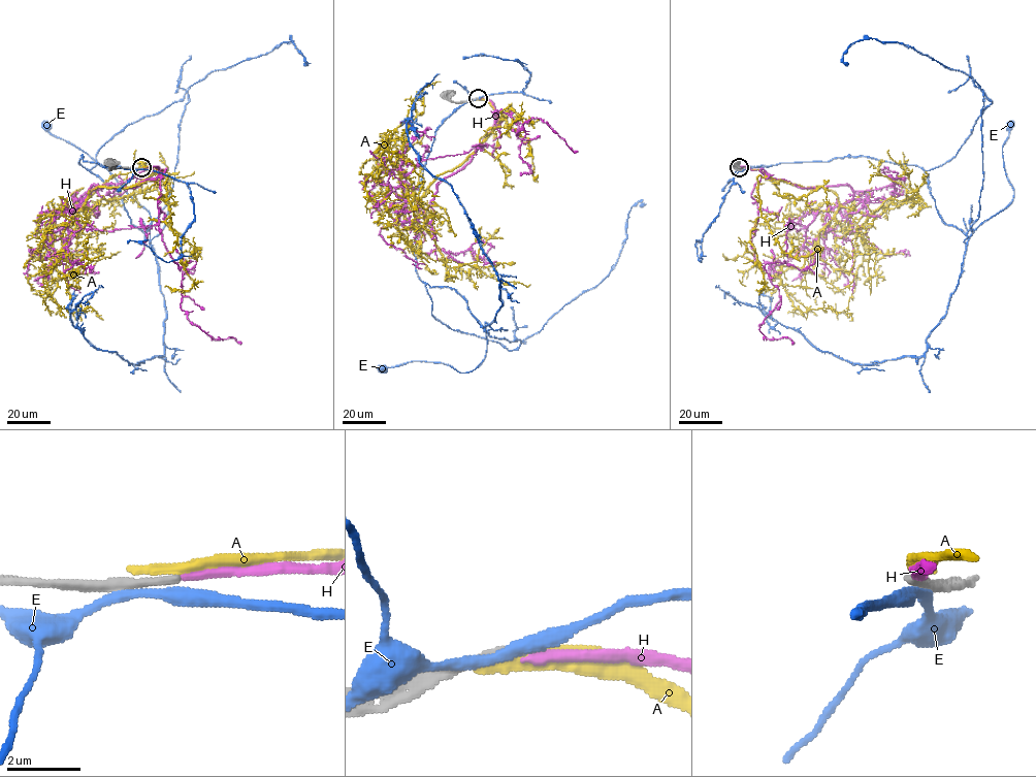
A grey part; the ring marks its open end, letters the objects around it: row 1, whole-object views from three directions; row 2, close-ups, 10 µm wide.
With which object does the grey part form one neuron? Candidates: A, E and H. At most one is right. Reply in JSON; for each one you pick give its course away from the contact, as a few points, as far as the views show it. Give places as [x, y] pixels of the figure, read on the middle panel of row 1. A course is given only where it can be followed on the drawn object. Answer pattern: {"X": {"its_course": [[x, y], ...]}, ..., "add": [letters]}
{"add": []}

